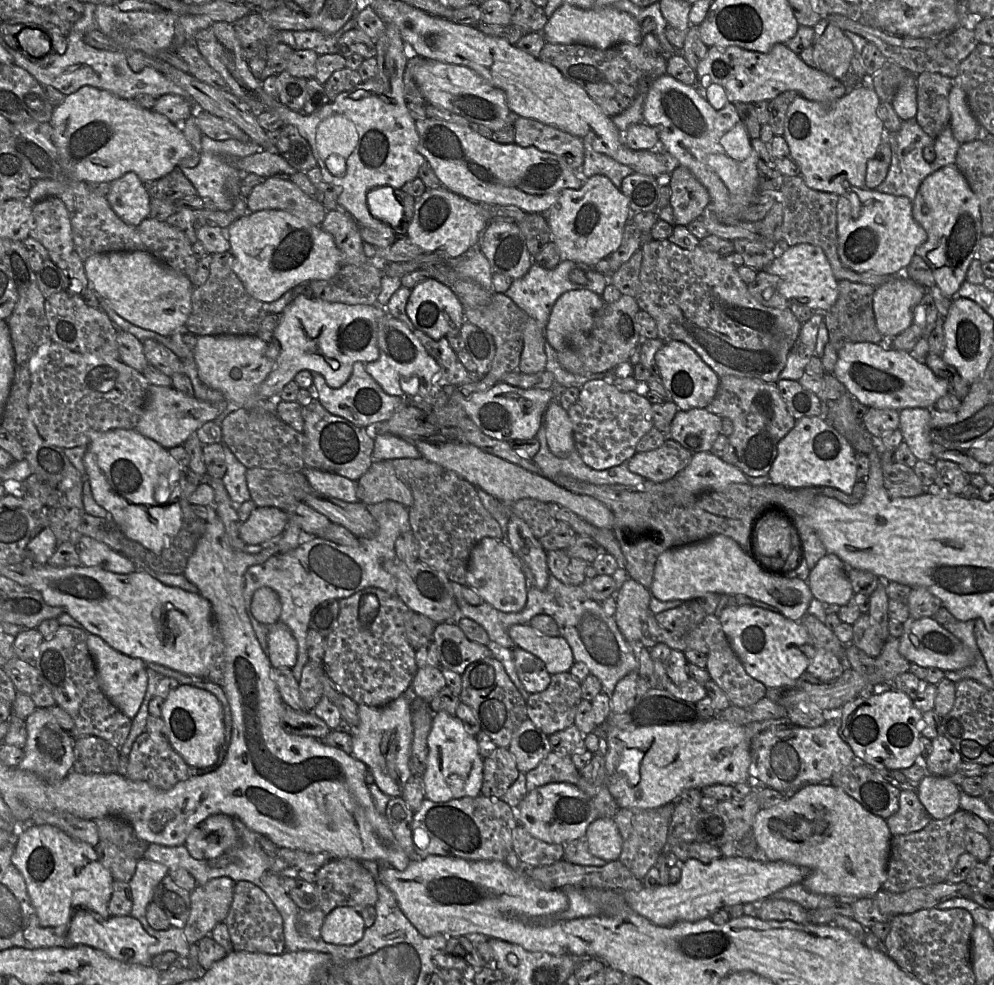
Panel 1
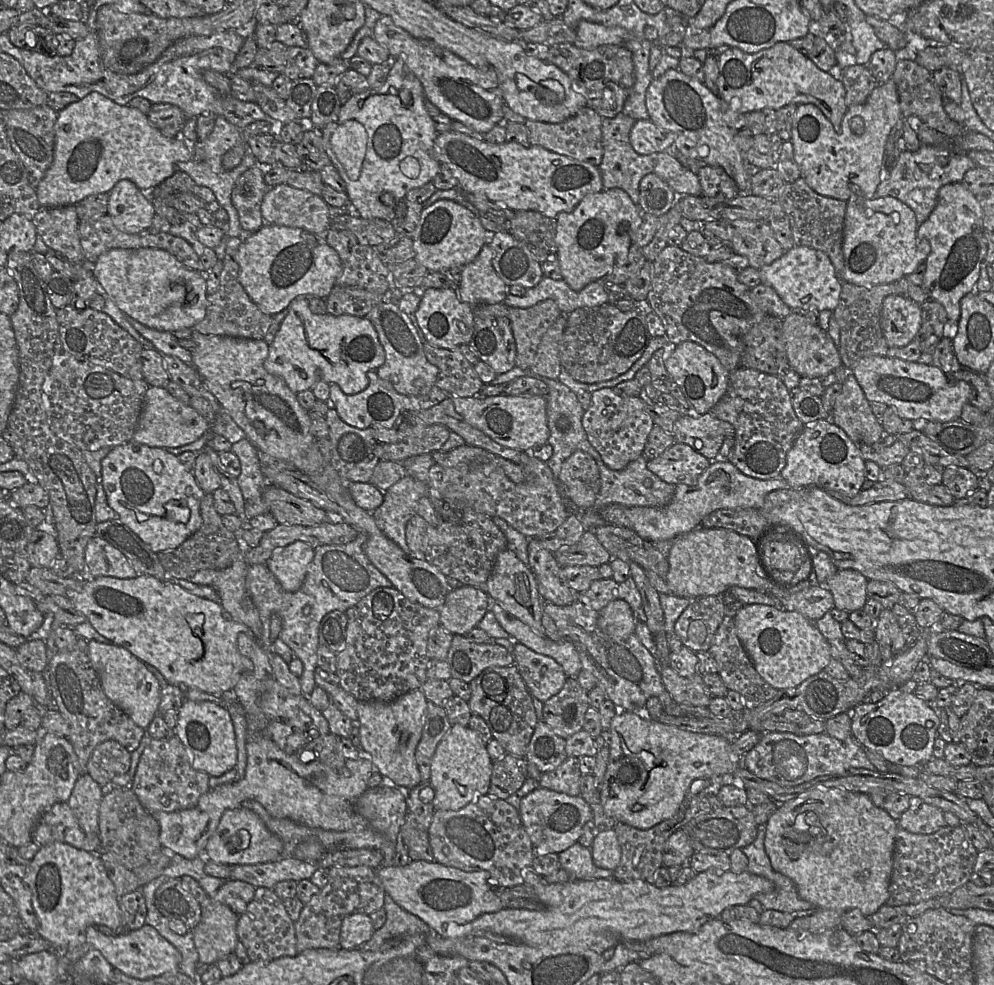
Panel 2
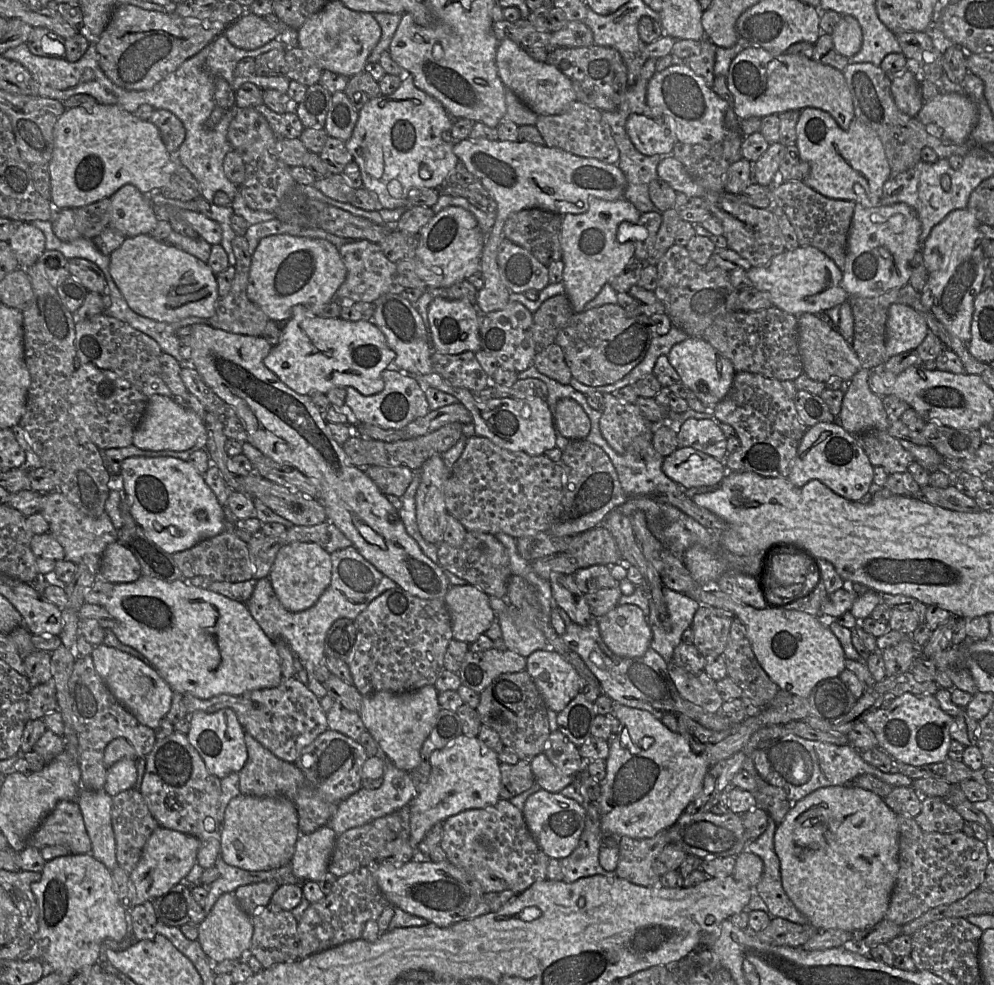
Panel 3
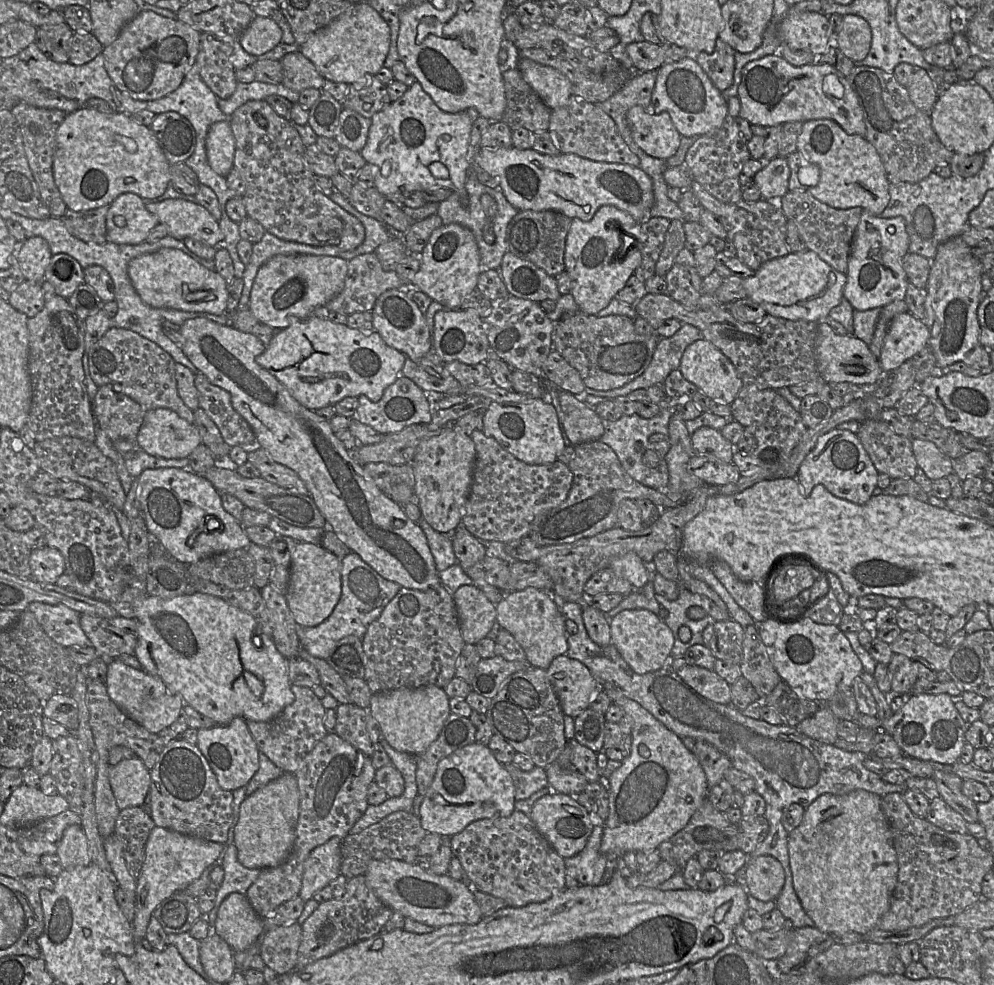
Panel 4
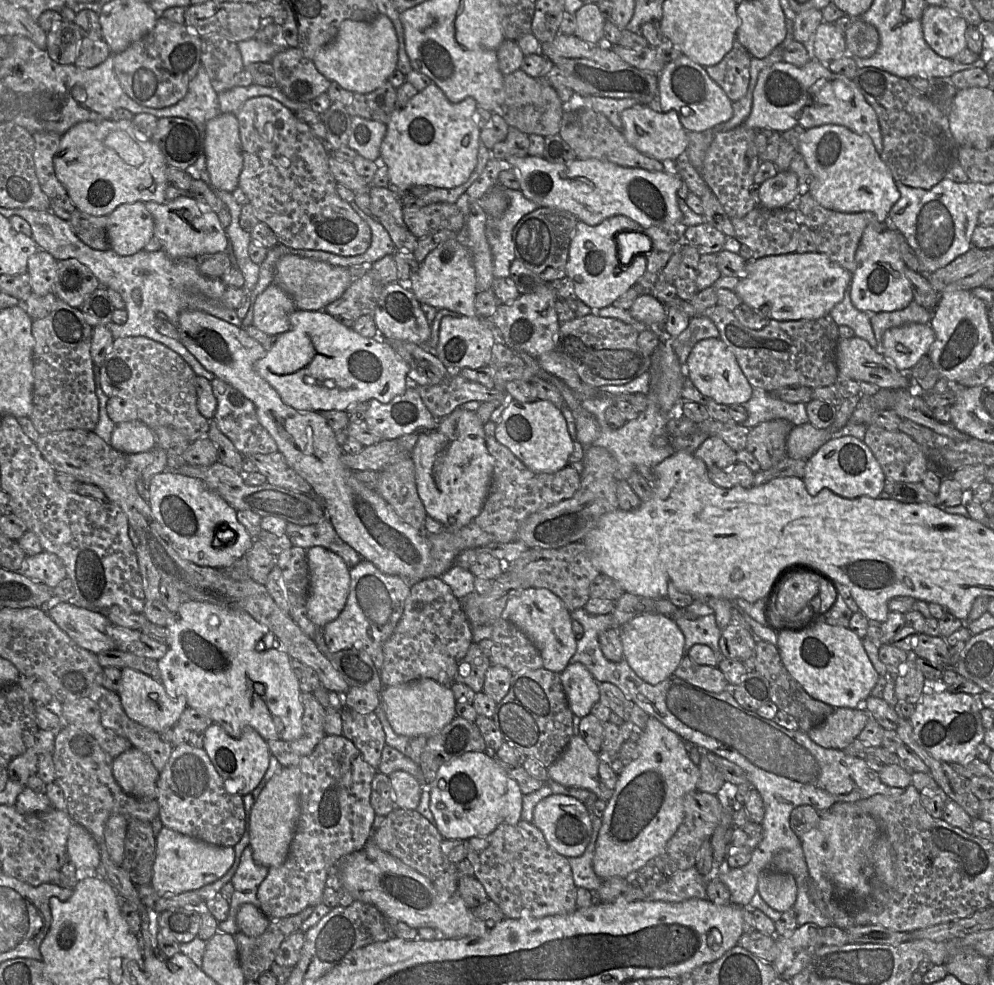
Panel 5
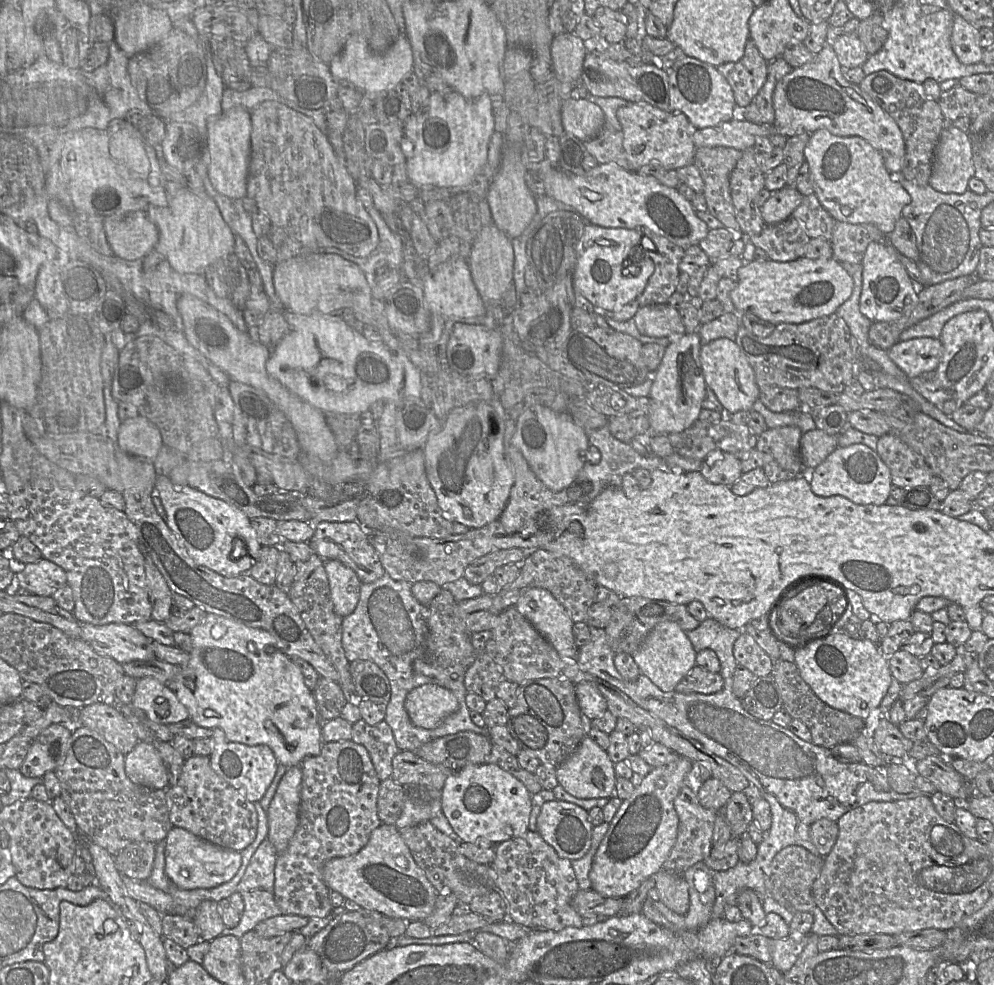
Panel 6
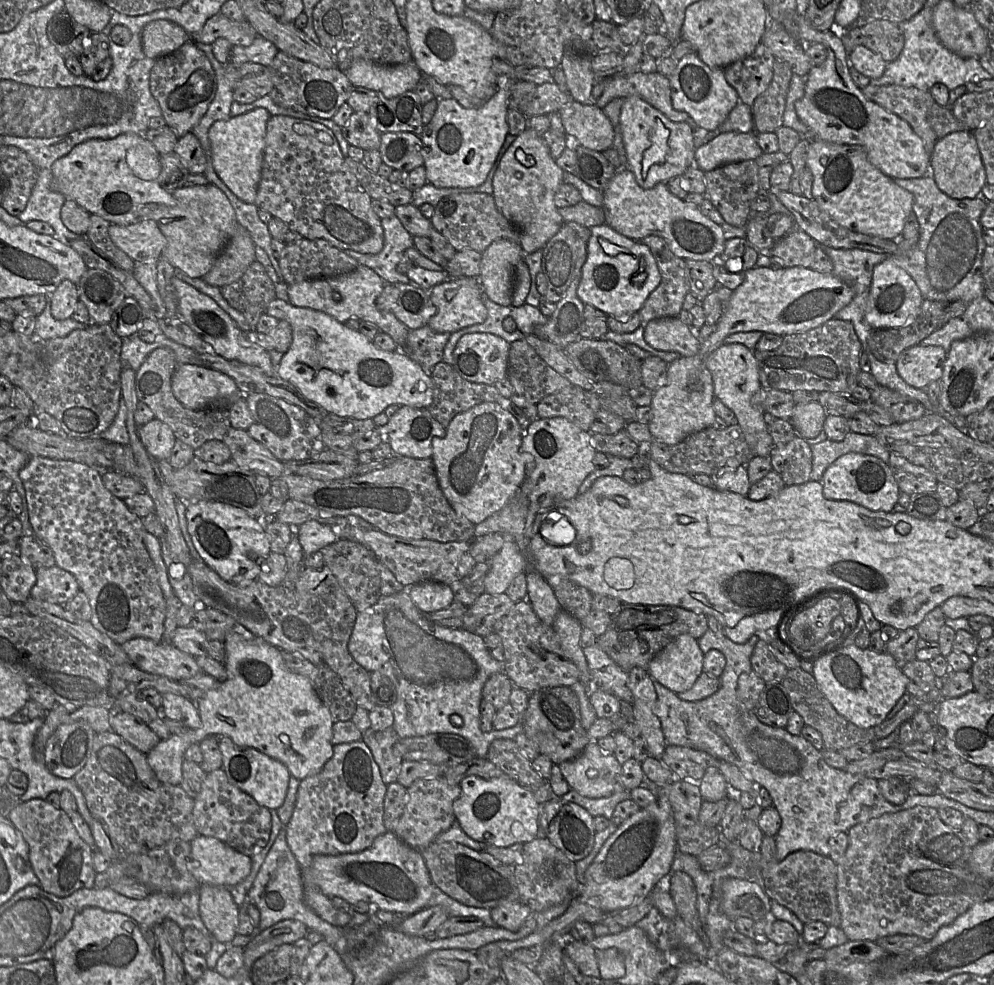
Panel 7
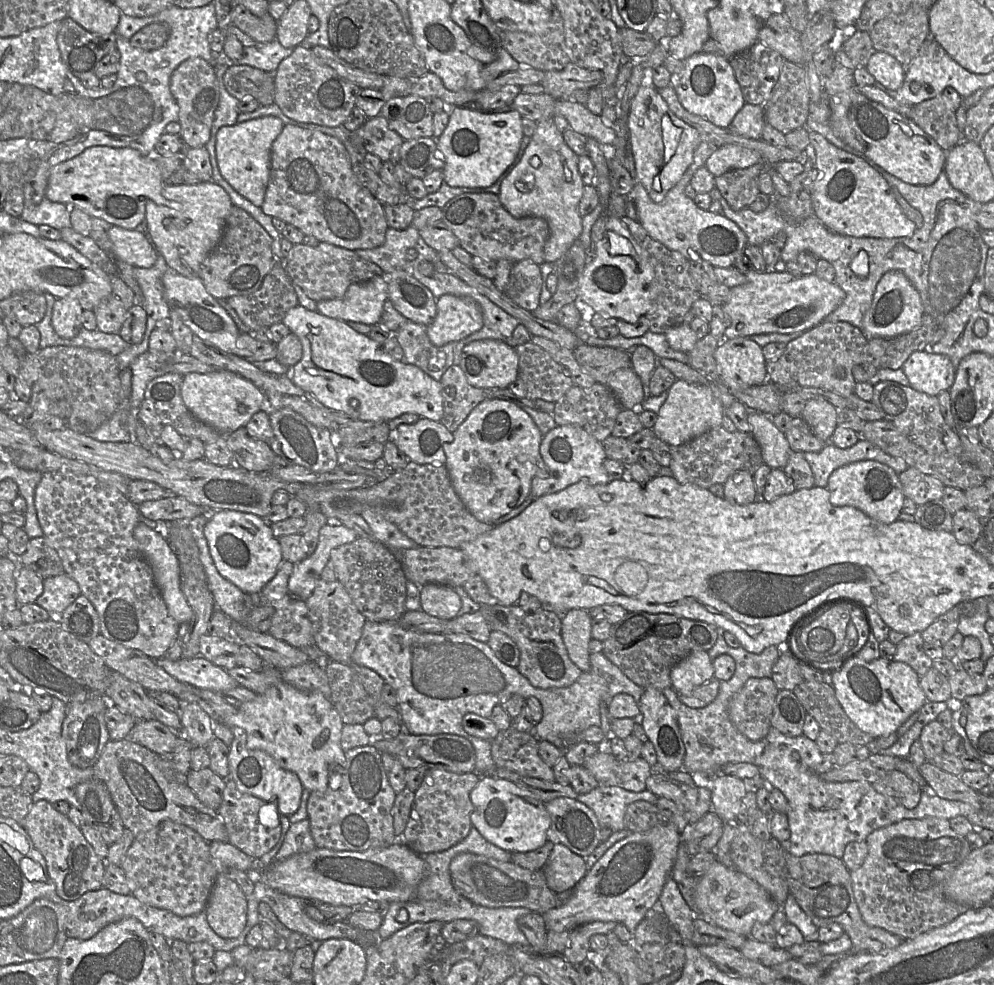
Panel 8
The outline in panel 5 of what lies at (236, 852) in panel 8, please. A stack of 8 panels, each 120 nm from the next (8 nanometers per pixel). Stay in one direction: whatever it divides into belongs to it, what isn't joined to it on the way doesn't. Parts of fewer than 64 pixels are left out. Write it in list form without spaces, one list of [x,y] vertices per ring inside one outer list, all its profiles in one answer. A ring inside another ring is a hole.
[[[165,826],[155,839],[156,855],[150,884],[159,893],[196,891],[222,878],[235,860],[234,847],[209,844]]]

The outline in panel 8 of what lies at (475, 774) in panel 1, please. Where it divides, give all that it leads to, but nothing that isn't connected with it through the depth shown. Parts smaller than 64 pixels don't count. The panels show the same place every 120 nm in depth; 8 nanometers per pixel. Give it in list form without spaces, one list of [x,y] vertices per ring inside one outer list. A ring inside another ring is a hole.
[[[484,775],[471,791],[470,798],[474,807],[471,814],[472,826],[495,846],[510,853],[529,852],[542,847],[549,841],[550,817],[545,809],[546,803],[540,802],[531,792],[510,781],[492,775]]]

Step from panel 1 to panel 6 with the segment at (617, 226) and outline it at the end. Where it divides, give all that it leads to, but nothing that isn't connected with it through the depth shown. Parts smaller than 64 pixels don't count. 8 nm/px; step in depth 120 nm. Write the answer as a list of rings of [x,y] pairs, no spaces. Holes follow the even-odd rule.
[[[586,223],[578,246],[573,274],[574,291],[579,291],[595,308],[602,308],[607,312],[618,312],[640,296],[655,269],[654,262],[643,254],[643,249],[640,253],[634,253],[636,248],[641,247],[642,231],[646,229],[648,228],[605,228]]]

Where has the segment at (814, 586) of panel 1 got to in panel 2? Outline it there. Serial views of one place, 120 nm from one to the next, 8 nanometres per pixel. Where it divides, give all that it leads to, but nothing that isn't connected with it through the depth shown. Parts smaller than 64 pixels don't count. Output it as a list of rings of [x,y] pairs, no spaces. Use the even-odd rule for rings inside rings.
[[[838,569],[824,586],[832,593],[835,608],[850,613],[863,610],[869,598],[867,583],[868,579],[857,570]]]

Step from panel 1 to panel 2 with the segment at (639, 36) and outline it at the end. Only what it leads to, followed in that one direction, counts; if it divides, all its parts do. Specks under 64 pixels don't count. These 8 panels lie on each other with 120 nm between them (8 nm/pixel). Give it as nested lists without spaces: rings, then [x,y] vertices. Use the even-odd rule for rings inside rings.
[[[582,20],[575,29],[574,45],[591,50],[602,45],[624,45],[628,40],[628,33],[622,27],[609,27]]]

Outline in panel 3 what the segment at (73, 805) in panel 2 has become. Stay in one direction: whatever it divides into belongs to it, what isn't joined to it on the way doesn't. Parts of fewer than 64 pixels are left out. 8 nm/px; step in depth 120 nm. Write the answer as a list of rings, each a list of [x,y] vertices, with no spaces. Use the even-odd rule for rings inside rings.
[[[82,789],[76,798],[76,803],[91,842],[91,854],[108,870],[113,870],[119,865],[111,821],[112,797],[105,789],[97,791]]]

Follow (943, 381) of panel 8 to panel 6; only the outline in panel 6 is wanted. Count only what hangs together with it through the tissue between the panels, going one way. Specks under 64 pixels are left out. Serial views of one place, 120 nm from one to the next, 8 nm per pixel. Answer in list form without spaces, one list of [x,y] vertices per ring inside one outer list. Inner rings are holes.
[[[921,337],[898,341],[887,352],[908,378],[914,378],[936,371],[943,355],[943,345],[940,339]]]

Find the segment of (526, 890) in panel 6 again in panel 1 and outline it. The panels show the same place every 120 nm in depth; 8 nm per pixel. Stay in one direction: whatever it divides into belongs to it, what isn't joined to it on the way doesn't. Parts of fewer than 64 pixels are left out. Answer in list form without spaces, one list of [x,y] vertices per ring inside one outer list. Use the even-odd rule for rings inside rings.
[[[462,797],[446,802],[425,798],[413,816],[413,841],[420,858],[429,855],[505,863],[512,848],[516,811],[497,797]]]

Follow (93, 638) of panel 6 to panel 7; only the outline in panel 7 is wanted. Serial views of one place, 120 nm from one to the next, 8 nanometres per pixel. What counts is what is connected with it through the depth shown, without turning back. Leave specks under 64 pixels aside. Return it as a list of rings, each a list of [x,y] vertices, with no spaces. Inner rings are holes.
[[[136,637],[121,647],[132,665],[149,673],[172,680],[185,680],[203,673],[194,656],[179,650],[171,642]]]

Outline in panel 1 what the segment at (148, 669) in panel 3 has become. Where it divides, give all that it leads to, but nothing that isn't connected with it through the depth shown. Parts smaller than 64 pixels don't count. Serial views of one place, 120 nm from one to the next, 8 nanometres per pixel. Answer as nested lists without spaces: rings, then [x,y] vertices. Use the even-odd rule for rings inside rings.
[[[92,633],[87,634],[87,645],[96,666],[102,692],[121,712],[132,720],[142,705],[148,686],[145,662],[115,650],[101,637]]]

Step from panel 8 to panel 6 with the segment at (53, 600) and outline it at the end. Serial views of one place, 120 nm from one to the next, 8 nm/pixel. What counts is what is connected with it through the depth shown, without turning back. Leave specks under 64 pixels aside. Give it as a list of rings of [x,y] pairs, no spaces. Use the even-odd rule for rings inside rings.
[[[42,558],[35,563],[17,565],[15,584],[6,593],[26,592],[41,596],[52,596],[67,584],[65,571],[54,562]]]

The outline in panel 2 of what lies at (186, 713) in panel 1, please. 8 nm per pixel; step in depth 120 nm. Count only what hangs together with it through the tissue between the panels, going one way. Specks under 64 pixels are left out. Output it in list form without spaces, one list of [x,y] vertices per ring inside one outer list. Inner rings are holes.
[[[185,699],[177,712],[175,735],[184,745],[192,767],[210,776],[220,777],[236,767],[238,750],[236,734],[229,711],[213,701]]]

